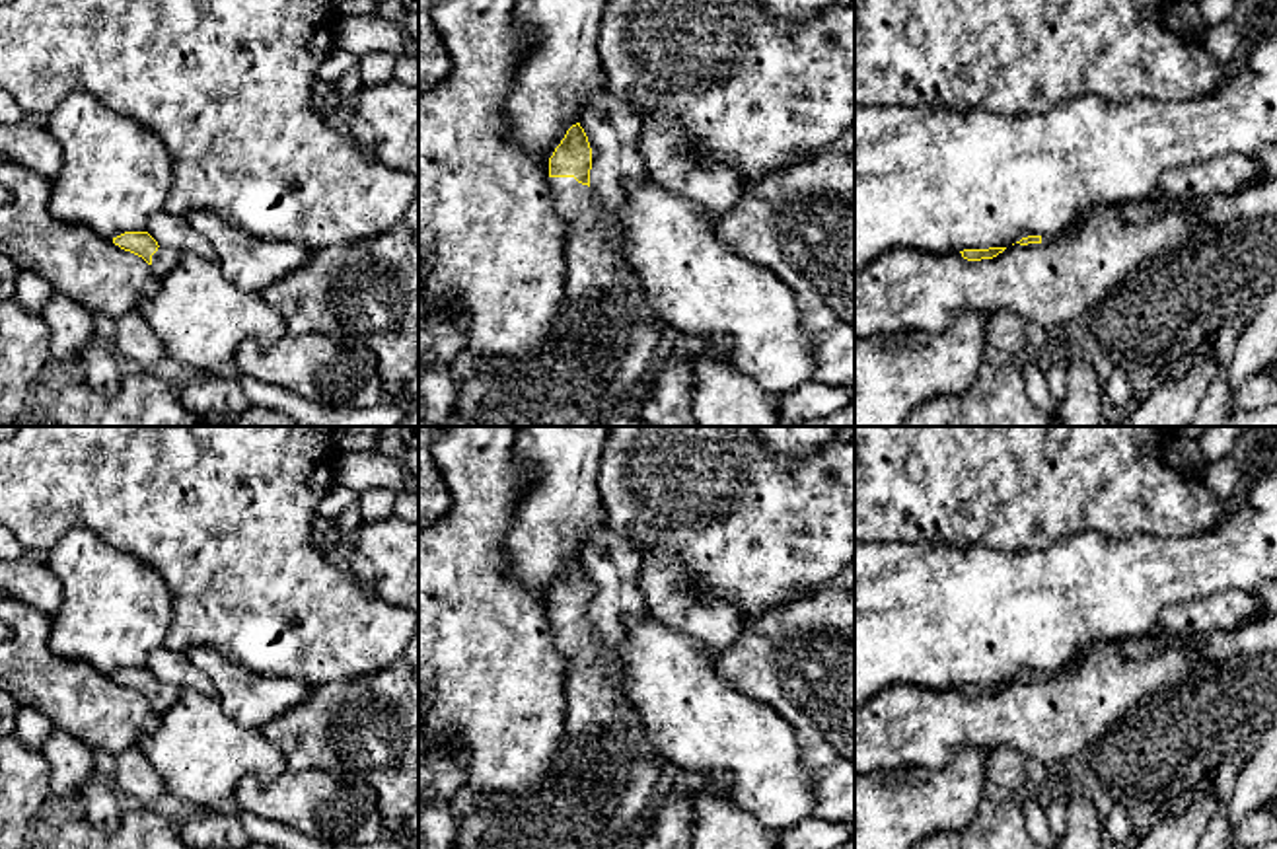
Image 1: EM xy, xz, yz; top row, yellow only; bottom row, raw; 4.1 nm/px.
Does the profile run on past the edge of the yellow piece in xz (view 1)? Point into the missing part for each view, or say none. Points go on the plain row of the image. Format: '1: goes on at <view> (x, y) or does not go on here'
1: goes on at xz (588, 690)

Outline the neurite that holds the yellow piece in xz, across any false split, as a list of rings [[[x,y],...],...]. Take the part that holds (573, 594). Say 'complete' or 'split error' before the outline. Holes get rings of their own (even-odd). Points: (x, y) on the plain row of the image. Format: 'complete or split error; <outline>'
split error; [[[580,559],[572,561],[549,594],[555,645],[566,660],[565,734],[602,732],[615,709],[615,682],[605,668],[603,646],[590,625],[592,584]]]

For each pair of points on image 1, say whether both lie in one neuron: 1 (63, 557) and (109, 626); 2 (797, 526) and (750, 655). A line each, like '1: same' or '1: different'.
1: same
2: different

